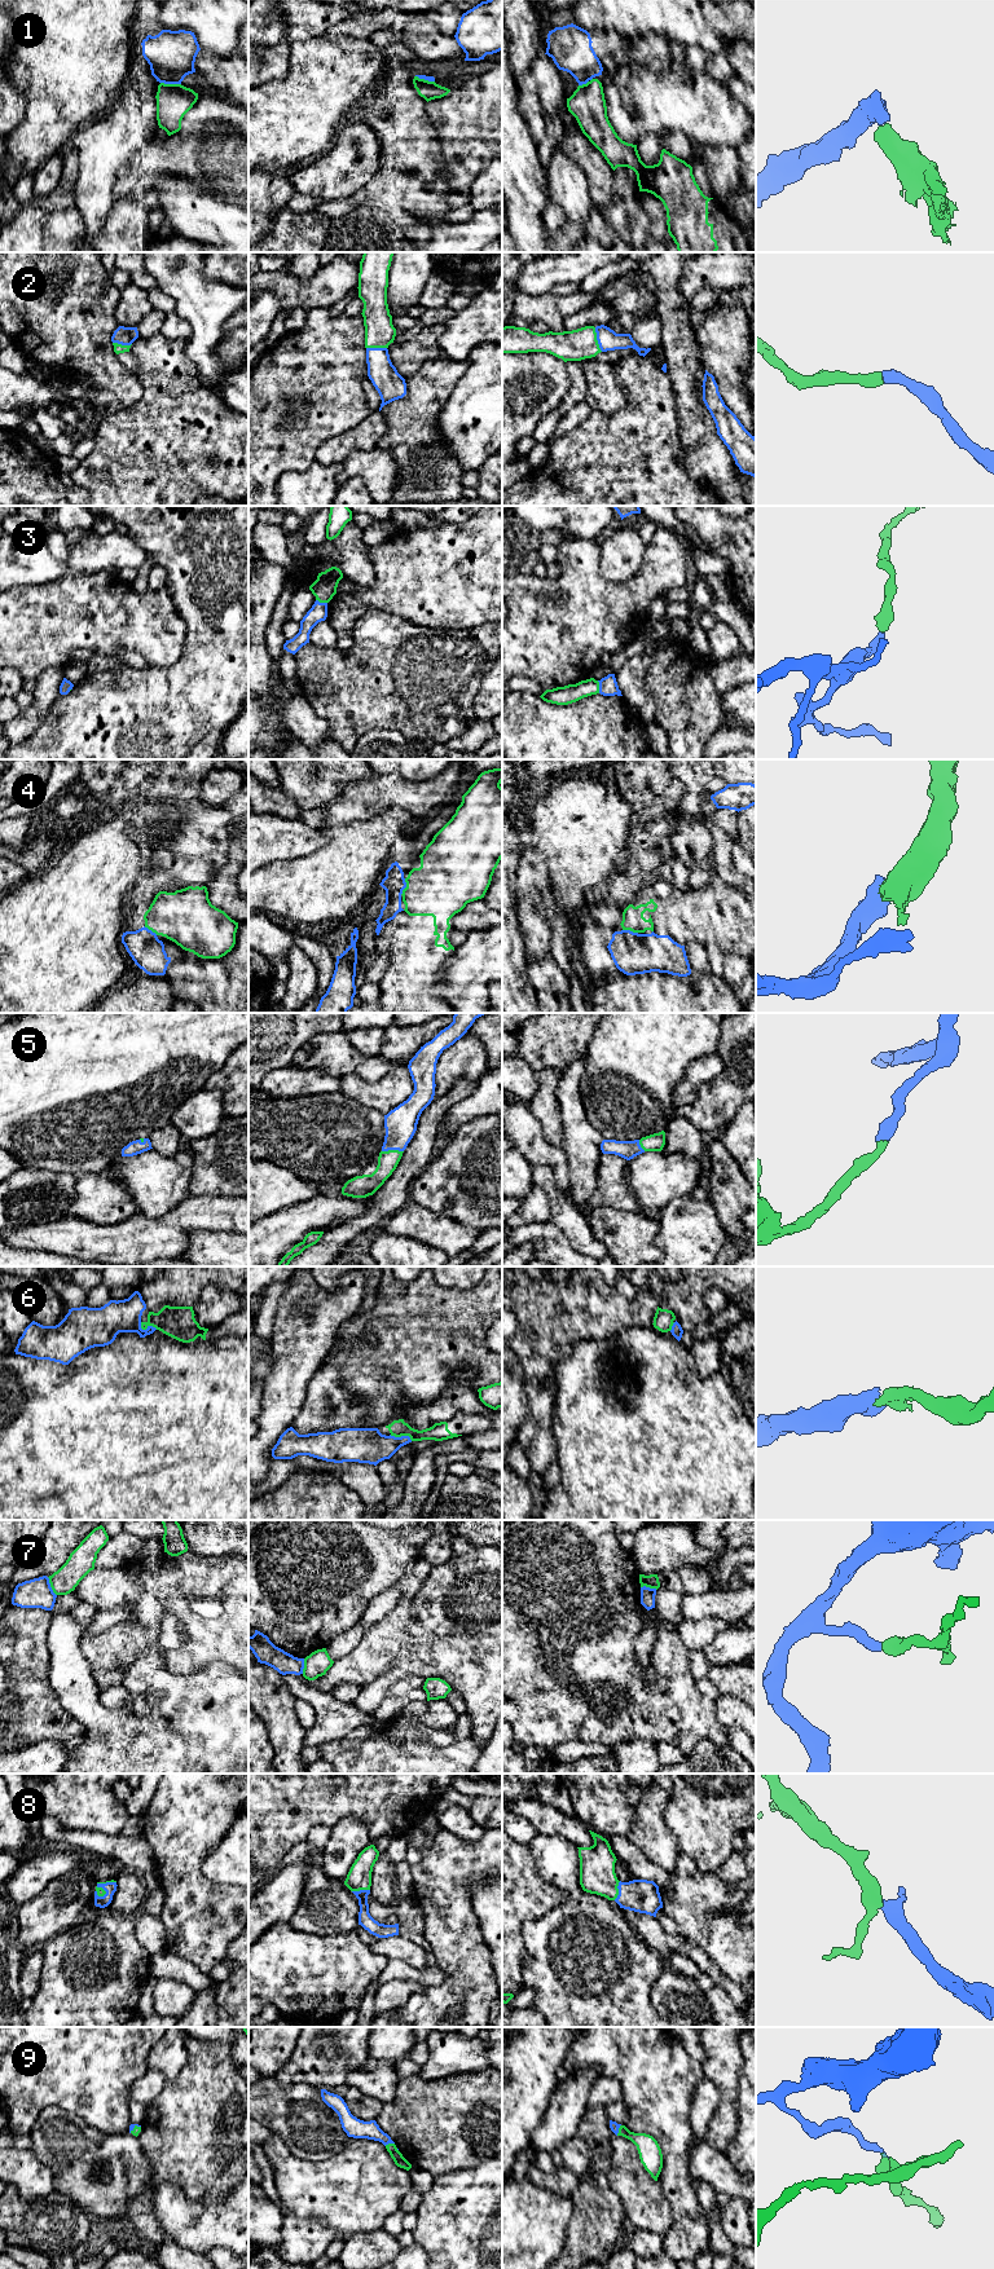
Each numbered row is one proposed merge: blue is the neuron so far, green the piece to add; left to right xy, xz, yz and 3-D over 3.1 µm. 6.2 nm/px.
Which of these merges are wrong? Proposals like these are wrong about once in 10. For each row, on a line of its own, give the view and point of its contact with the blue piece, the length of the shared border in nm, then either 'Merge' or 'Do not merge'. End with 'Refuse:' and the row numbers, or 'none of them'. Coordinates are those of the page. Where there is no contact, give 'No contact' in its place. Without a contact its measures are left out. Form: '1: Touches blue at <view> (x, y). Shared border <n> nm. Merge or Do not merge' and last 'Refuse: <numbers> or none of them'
1: Touches blue at xy (171, 83). Shared border 130 nm. Do not merge
2: Touches blue at yz (597, 339). Shared border 160 nm. Merge
3: Touches blue at yz (599, 687). Shared border 80 nm. Merge
4: Touches blue at xz (405, 886). Shared border 110 nm. Do not merge
5: Touches blue at xz (392, 1149). Shared border 140 nm. Merge
6: Touches blue at xy (146, 1329). Shared border 120 nm. Merge
7: Touches blue at xy (49, 1586). Shared border 130 nm. Do not merge
8: Touches blue at yz (619, 1890). Shared border 130 nm. Merge
9: Touches blue at yz (618, 2129). Shared border 80 nm. Merge
Refuse: 1, 4, 7

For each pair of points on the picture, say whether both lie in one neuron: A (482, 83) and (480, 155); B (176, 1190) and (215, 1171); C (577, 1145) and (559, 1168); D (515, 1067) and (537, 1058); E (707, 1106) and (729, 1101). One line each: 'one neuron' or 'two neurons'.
A: one neuron
B: two neurons
C: two neurons
D: two neurons
E: one neuron

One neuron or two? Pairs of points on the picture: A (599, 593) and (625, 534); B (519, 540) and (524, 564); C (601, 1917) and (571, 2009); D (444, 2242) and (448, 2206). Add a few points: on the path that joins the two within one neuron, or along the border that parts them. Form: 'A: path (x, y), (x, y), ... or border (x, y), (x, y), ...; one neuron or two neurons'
A: border (599, 549), (605, 578), (625, 582), (636, 575); two neurons
B: path (519, 546), (520, 558); one neuron
C: path (584, 1939), (583, 1964), (576, 1970), (576, 1986); one neuron
D: path (444, 2233), (444, 2215); one neuron

